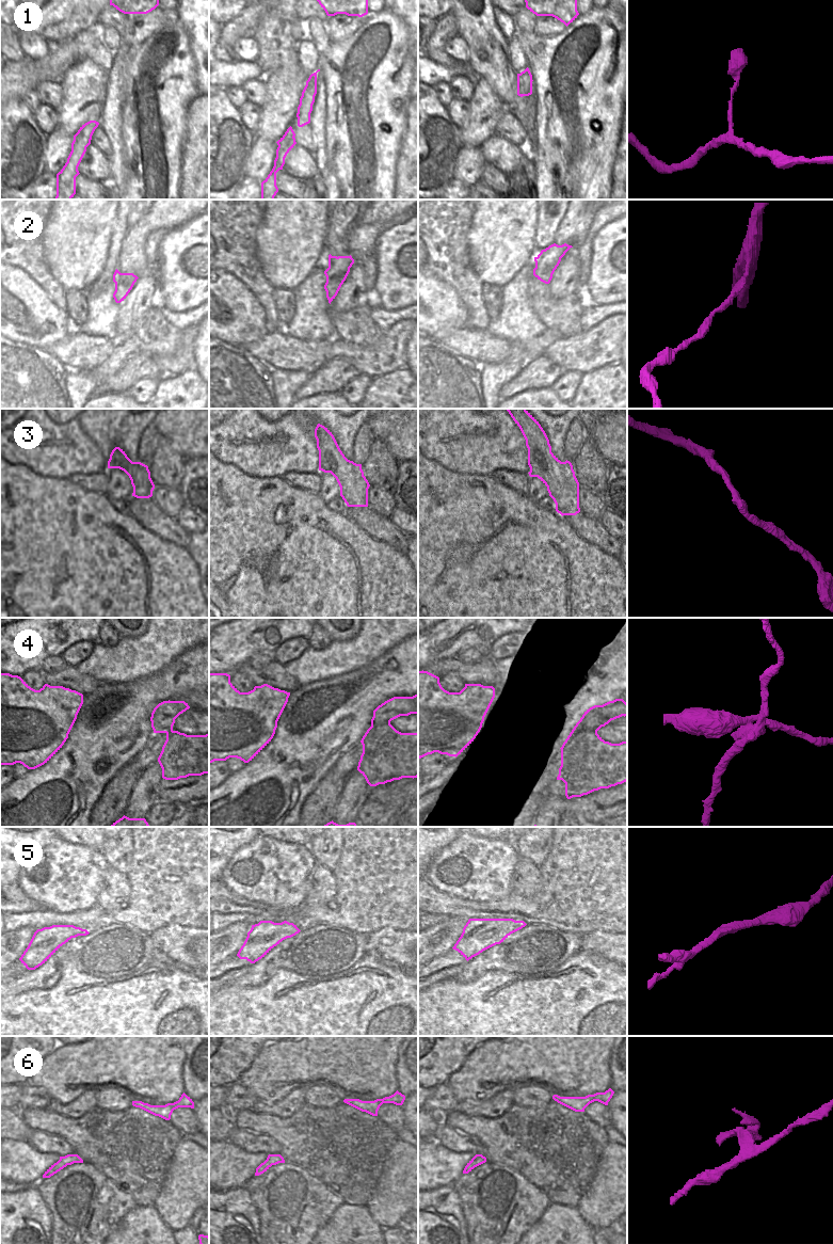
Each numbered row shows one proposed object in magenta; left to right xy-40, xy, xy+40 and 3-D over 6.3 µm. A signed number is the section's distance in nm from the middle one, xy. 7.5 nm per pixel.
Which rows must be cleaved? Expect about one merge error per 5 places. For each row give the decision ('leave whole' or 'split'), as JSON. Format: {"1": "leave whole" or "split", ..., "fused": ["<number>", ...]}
{"1": "leave whole", "2": "leave whole", "3": "split", "4": "split", "5": "split", "6": "leave whole", "fused": ["3", "4", "5"]}

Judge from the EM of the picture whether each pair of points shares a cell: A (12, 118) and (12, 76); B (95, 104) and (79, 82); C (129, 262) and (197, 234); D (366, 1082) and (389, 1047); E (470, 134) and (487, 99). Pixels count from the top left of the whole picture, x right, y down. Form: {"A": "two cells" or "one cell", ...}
{"A": "two cells", "B": "one cell", "C": "two cells", "D": "one cell", "E": "one cell"}

